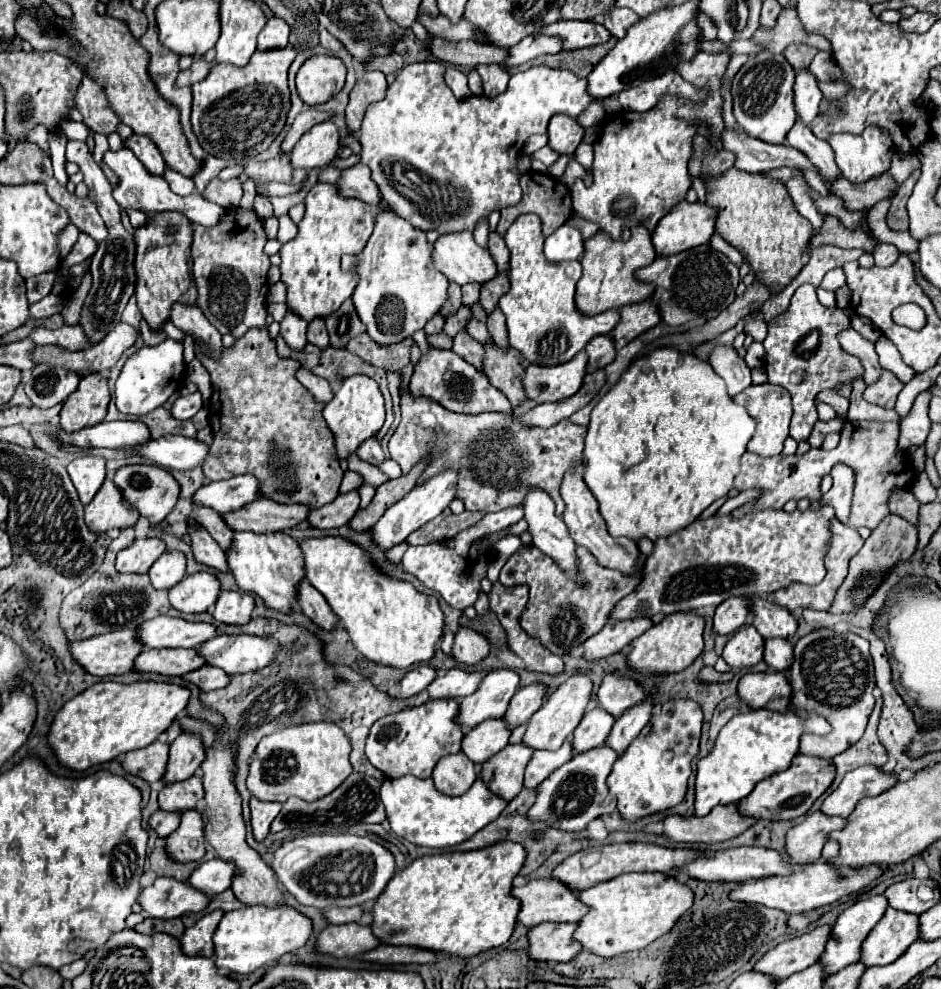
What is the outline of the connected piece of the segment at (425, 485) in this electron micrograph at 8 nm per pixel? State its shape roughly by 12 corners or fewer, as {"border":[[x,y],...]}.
{"border":[[457,468],[417,484],[371,528],[389,550],[457,494]]}

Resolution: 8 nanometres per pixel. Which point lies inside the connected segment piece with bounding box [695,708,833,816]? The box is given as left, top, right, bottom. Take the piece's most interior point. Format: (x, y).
(751, 747)

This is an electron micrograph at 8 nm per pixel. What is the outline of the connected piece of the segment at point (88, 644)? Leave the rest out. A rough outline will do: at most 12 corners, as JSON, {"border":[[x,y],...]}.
{"border":[[139,630],[71,642],[99,678],[131,672],[145,646]]}

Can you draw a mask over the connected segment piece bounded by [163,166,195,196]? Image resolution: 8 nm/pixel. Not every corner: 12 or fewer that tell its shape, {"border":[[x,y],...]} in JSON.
{"border":[[165,168],[163,178],[175,194],[191,194],[191,178]]}

